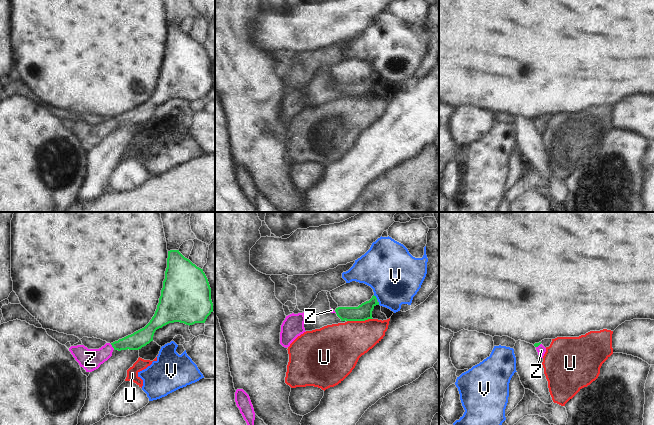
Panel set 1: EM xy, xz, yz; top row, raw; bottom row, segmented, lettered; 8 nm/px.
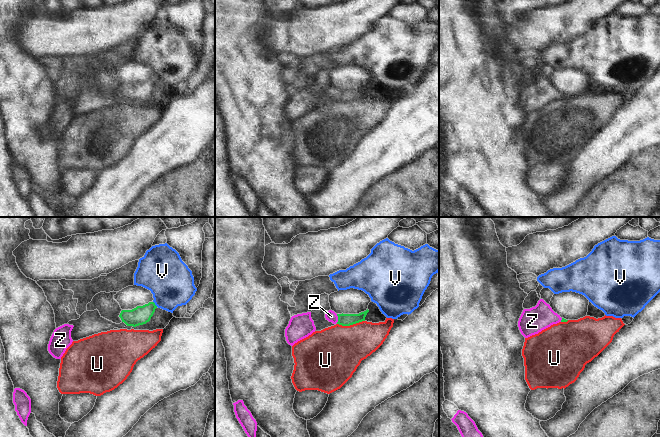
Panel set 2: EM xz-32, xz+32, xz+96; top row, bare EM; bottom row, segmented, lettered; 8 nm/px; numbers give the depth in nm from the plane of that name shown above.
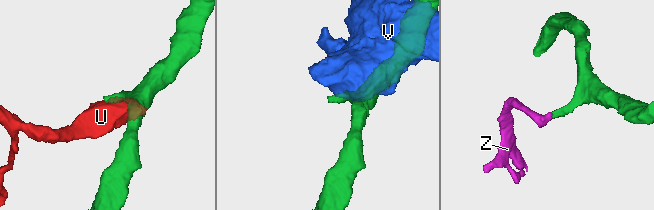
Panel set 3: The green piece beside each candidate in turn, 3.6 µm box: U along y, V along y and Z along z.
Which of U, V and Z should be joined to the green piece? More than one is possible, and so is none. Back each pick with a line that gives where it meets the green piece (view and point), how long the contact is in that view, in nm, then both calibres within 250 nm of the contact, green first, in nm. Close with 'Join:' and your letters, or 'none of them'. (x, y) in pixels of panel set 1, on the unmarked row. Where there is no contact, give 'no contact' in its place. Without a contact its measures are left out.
Z: meets green in xy at (112, 122); contact 60 nm long; 140 nm thick on the green side, 180 nm on the other
Join: Z

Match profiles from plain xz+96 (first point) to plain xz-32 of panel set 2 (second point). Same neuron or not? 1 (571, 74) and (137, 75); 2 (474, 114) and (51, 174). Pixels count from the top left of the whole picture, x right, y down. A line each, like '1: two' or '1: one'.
1: one
2: one

